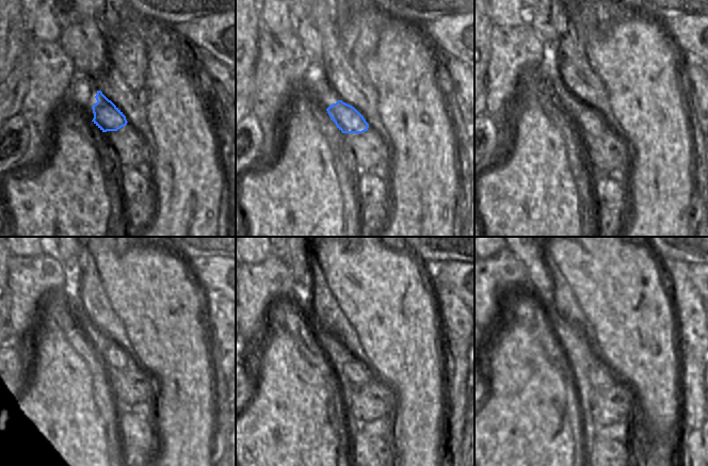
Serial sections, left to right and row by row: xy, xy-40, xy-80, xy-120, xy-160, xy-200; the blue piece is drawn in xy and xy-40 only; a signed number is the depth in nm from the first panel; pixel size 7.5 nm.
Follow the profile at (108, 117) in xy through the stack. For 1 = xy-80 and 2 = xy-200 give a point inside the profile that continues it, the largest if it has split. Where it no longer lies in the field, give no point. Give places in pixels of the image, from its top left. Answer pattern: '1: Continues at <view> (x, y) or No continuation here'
1: Continues at xy-80 (588, 121)
2: Continues at xy-200 (599, 375)

